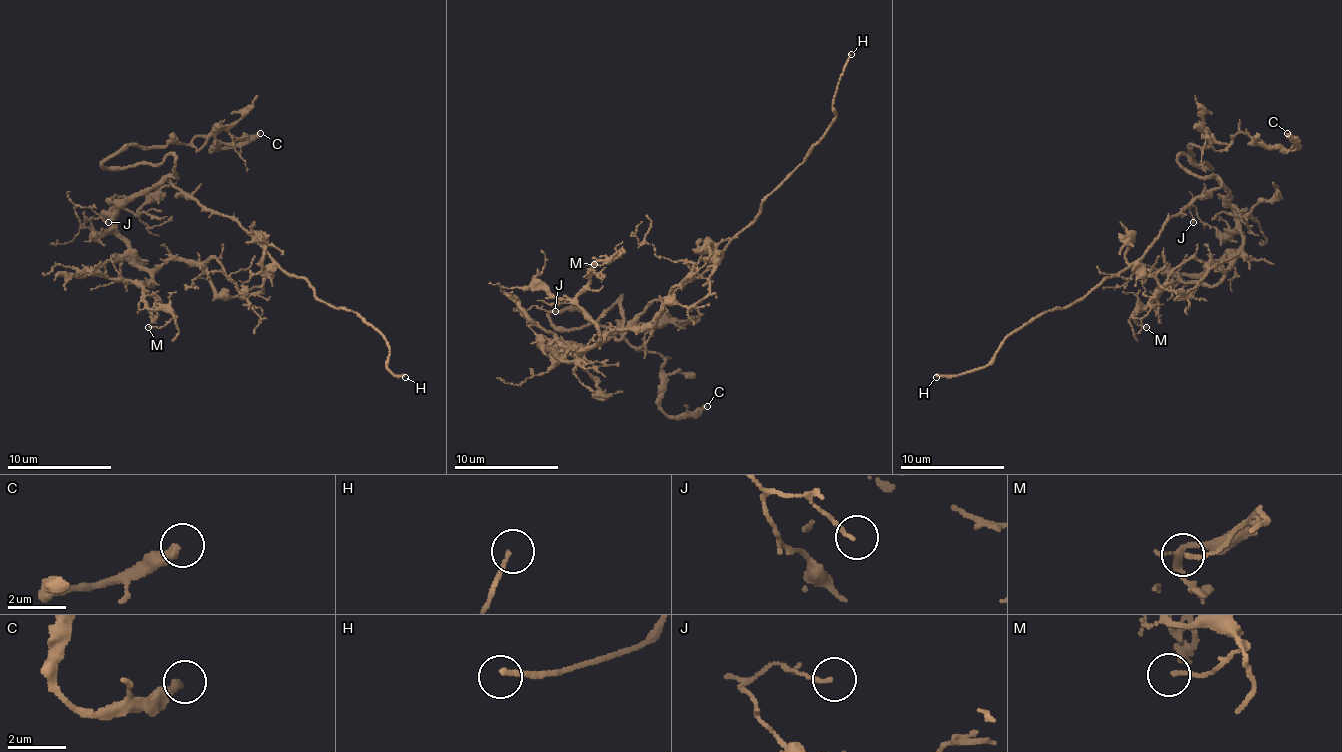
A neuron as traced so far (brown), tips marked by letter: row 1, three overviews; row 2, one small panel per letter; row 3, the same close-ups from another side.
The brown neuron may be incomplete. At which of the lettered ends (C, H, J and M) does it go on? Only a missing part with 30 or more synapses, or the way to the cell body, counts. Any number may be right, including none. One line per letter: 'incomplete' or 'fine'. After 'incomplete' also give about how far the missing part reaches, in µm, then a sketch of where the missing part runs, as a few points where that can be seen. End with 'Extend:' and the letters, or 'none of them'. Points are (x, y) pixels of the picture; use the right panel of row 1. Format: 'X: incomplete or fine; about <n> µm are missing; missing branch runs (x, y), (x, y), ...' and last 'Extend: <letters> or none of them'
C: fine
H: incomplete; about 15 µm are missing
J: fine
M: fine
Extend: H

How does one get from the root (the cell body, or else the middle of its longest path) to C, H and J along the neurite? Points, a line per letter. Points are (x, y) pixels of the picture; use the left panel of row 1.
C: (182, 191), (171, 154), (103, 164), (129, 146), (218, 133), (221, 149), (260, 133)
H: (182, 191), (208, 212), (234, 219), (318, 298), (368, 322), (389, 345), (386, 366), (405, 377)
J: (182, 191), (158, 180), (134, 193), (113, 222), (98, 233), (85, 227), (74, 209), (90, 206), (108, 222)

